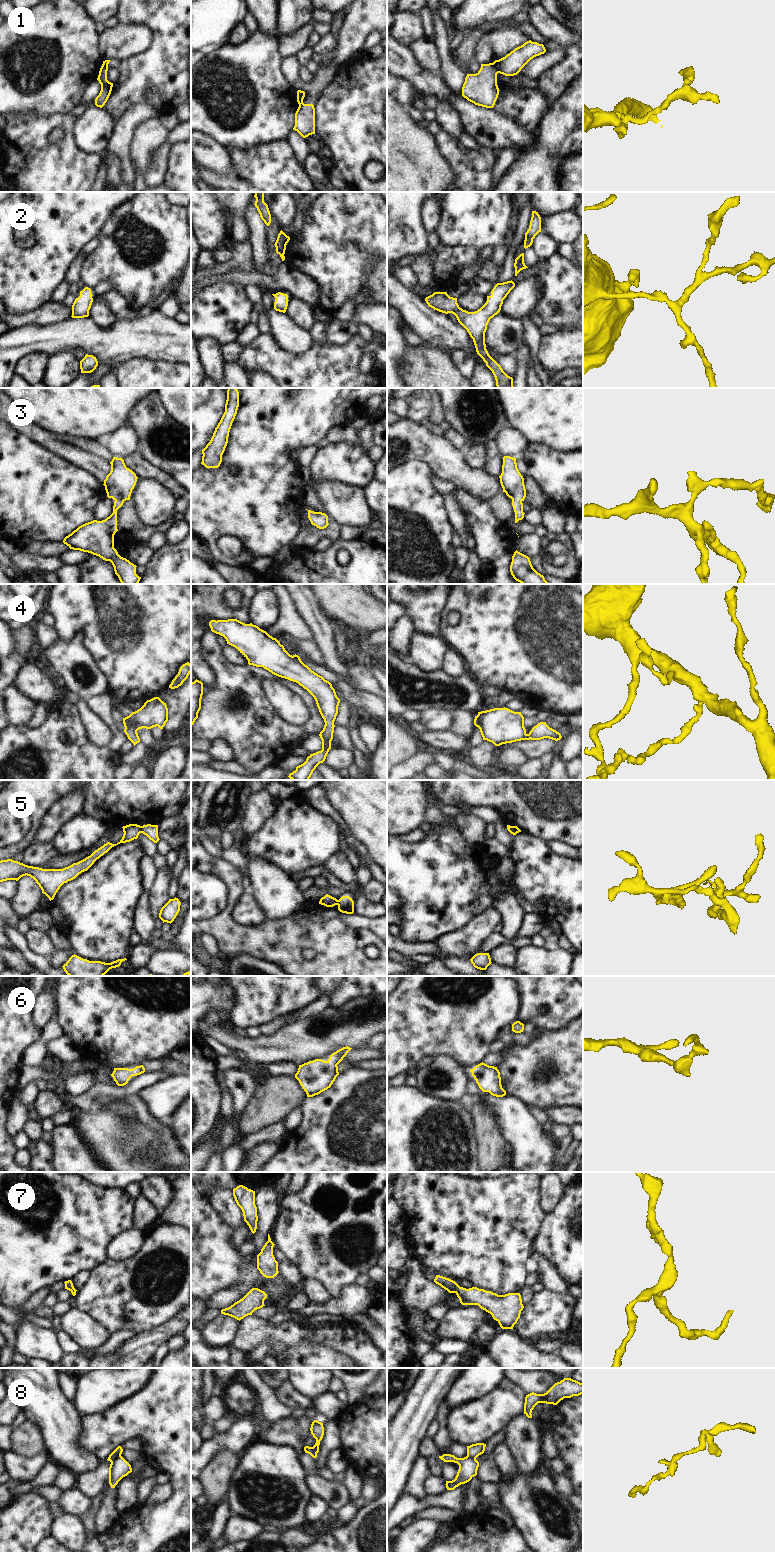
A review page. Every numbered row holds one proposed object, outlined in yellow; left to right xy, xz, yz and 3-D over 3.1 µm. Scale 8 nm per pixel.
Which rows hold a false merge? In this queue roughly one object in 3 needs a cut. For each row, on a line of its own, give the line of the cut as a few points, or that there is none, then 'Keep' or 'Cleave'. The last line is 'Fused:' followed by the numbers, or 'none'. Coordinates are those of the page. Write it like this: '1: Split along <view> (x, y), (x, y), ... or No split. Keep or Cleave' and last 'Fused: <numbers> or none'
1: Split along yz (492, 63), (499, 72). Cleave
2: No split. Keep
3: No split. Keep
4: No split. Keep
5: Split along xy (142, 826), (140, 832). Cleave
6: No split. Keep
7: No split. Keep
8: Split along xy (120, 1455), (111, 1462). Cleave
Fused: 1, 5, 8

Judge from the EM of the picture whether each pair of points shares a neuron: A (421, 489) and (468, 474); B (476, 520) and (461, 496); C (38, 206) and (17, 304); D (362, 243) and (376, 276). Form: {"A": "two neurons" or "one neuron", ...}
{"A": "two neurons", "B": "one neuron", "C": "one neuron", "D": "two neurons"}

